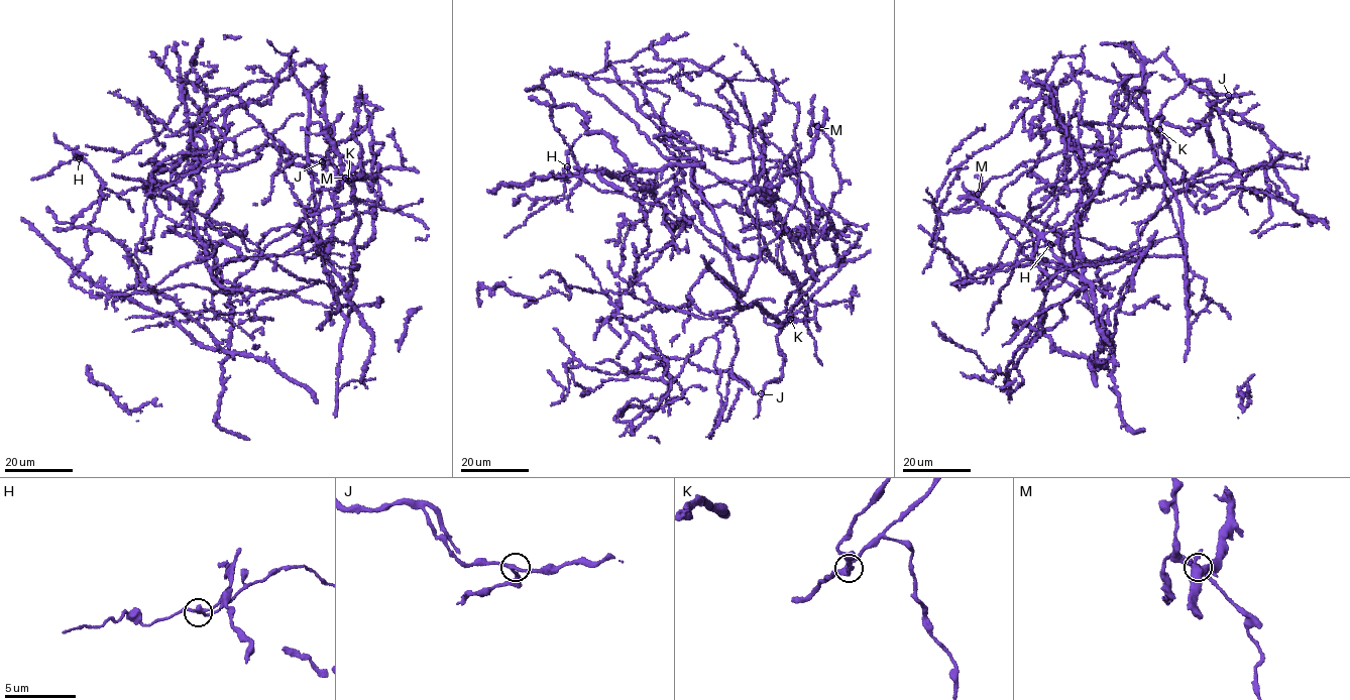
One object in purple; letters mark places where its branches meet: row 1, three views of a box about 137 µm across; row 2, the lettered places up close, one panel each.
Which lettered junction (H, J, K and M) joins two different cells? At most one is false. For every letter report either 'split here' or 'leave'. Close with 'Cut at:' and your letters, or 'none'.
H: split here
J: leave
K: leave
M: leave
Cut at: H

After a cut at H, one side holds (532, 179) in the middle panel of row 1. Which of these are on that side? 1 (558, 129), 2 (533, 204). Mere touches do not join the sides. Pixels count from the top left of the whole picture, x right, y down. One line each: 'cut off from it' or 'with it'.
1: with it
2: with it

